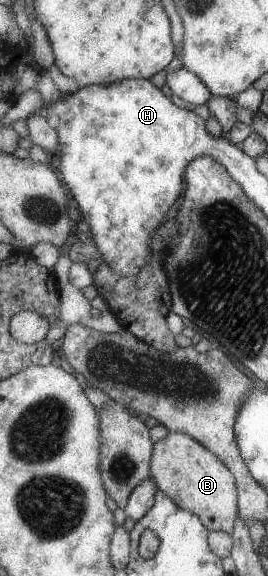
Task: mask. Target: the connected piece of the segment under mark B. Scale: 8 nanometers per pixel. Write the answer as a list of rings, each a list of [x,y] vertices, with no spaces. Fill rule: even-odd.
[[[168,433],[154,444],[153,462],[149,469],[158,488],[183,509],[201,517],[207,529],[232,534],[240,493],[234,484],[234,472],[212,450],[184,433]]]

